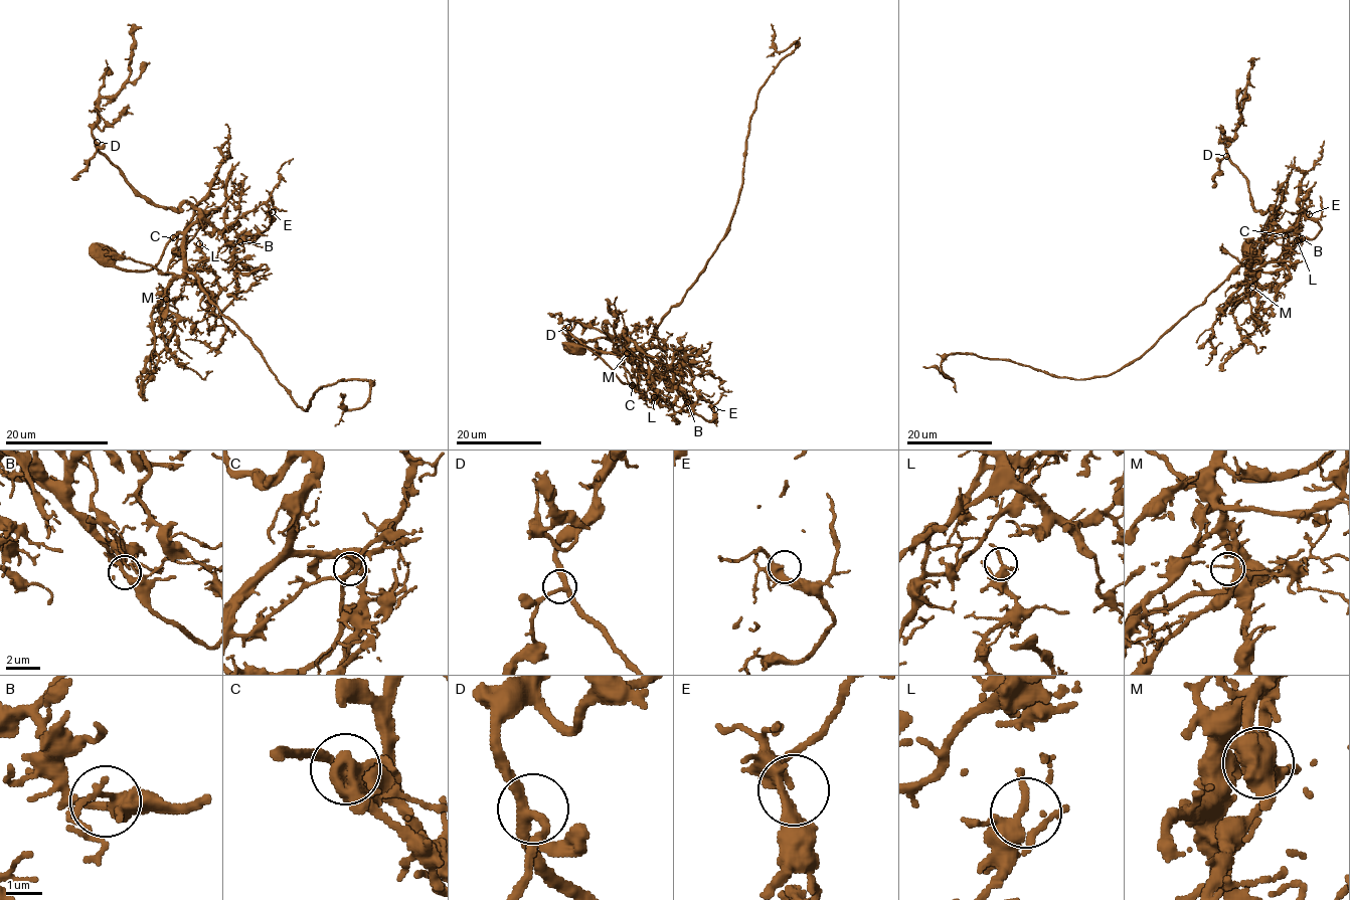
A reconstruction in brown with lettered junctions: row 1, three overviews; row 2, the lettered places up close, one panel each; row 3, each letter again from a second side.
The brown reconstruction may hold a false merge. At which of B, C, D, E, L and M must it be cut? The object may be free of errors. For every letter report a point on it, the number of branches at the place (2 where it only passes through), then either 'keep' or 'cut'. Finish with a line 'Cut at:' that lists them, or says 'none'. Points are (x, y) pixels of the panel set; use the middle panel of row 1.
B: at (687, 402); 3 branches meet; keep
C: at (632, 385); 3 branches meet; keep
D: at (568, 327); 3 branches meet; keep
E: at (714, 409); 3 branches meet; keep
L: at (654, 397); 3 branches meet; keep
M: at (627, 353); 3 branches meet; keep
Cut at: none

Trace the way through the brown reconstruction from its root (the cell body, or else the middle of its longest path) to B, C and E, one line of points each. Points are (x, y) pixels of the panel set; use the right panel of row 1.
B: (1245, 247), (1249, 261), (1272, 262), (1279, 256), (1285, 234), (1273, 231), (1273, 221), (1302, 238)
C: (1245, 247), (1245, 256), (1249, 261), (1272, 262), (1282, 252), (1285, 235)
E: (1245, 247), (1249, 261), (1272, 262), (1285, 235), (1273, 231), (1272, 222), (1313, 238), (1322, 227), (1309, 214)

